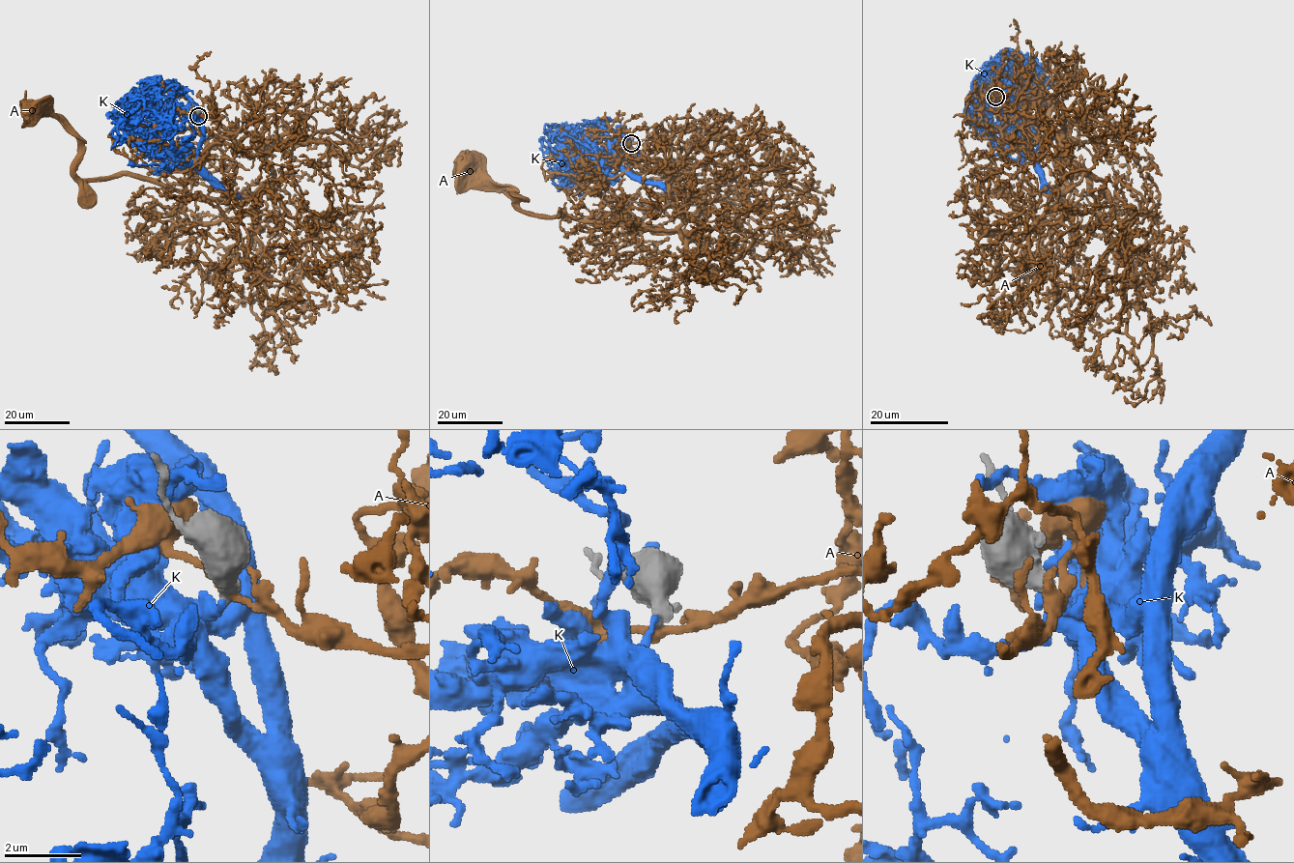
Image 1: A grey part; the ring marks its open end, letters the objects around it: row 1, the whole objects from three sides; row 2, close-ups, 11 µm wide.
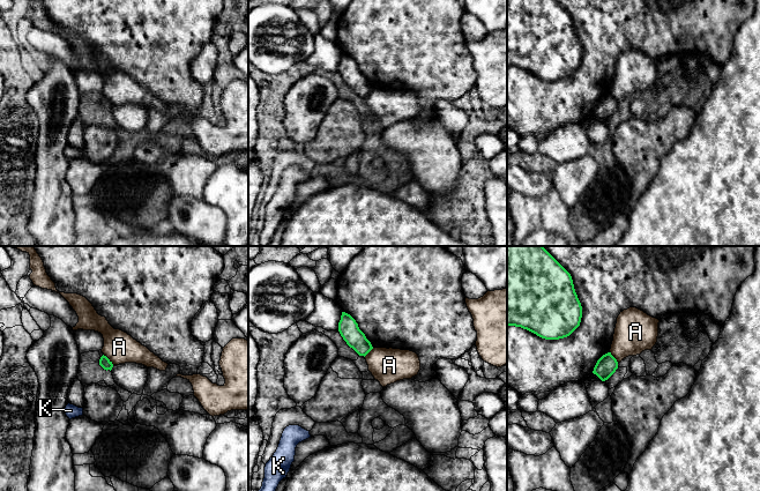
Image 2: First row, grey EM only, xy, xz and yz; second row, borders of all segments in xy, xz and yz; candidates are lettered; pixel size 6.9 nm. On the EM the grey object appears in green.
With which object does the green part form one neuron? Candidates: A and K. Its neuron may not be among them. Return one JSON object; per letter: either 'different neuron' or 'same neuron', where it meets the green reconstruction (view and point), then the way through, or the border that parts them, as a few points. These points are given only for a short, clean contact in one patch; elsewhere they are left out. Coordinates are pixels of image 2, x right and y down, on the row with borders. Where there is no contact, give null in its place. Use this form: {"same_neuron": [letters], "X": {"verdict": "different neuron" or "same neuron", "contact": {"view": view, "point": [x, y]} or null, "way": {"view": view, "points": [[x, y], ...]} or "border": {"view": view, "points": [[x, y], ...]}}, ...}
{"same_neuron": [], "A": {"verdict": "different neuron", "contact": {"view": "xy", "point": [109, 359]}, "border": {"view": "xy", "points": [[103, 355], [113, 364]]}}, "K": {"verdict": "different neuron", "contact": null}}

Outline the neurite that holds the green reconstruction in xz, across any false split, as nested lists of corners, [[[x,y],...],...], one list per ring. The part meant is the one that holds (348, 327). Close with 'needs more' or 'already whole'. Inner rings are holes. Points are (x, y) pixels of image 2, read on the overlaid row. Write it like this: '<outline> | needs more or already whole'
[[[342,312],[341,320],[338,322],[338,332],[347,344],[359,356],[365,357],[373,349],[371,342],[359,329],[356,320],[345,312]]] | already whole

